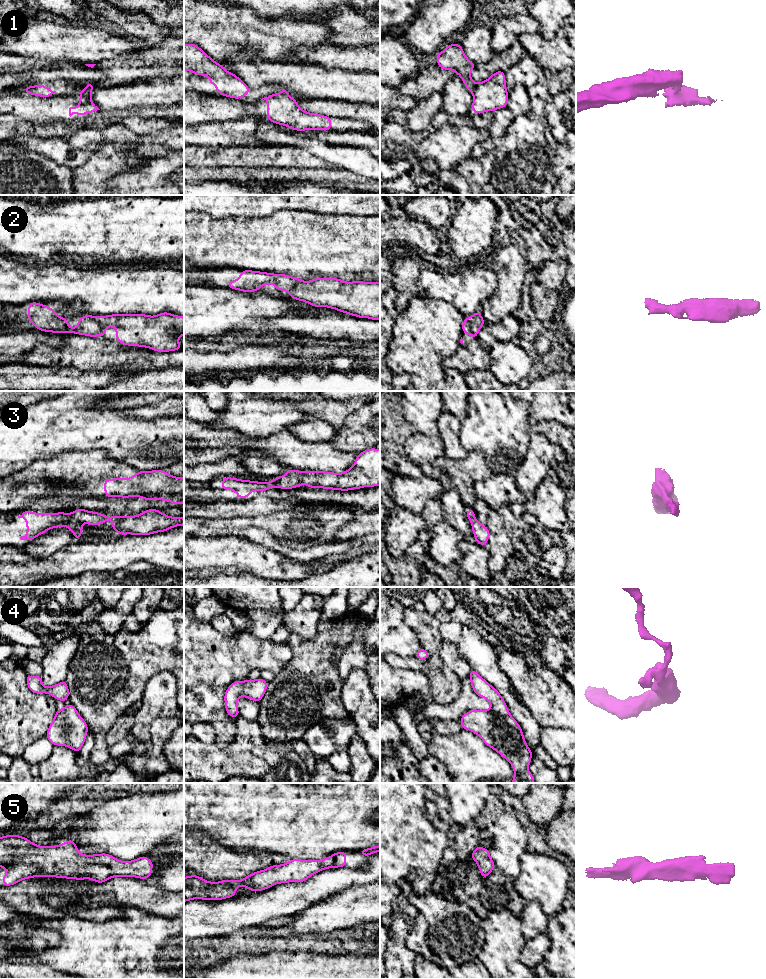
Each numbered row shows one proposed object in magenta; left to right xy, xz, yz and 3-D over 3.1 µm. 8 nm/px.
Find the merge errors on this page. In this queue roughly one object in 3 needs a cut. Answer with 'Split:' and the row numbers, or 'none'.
Split: 1, 3

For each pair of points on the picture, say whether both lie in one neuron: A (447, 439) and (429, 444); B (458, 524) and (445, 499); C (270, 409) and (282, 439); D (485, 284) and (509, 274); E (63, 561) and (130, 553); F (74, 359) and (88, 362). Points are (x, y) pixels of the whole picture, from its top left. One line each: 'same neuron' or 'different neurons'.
A: different neurons
B: same neuron
C: different neurons
D: different neurons
E: same neuron
F: same neuron

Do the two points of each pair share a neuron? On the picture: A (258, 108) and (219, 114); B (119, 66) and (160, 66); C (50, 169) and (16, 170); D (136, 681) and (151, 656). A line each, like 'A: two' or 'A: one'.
A: one
B: one
C: one
D: one

